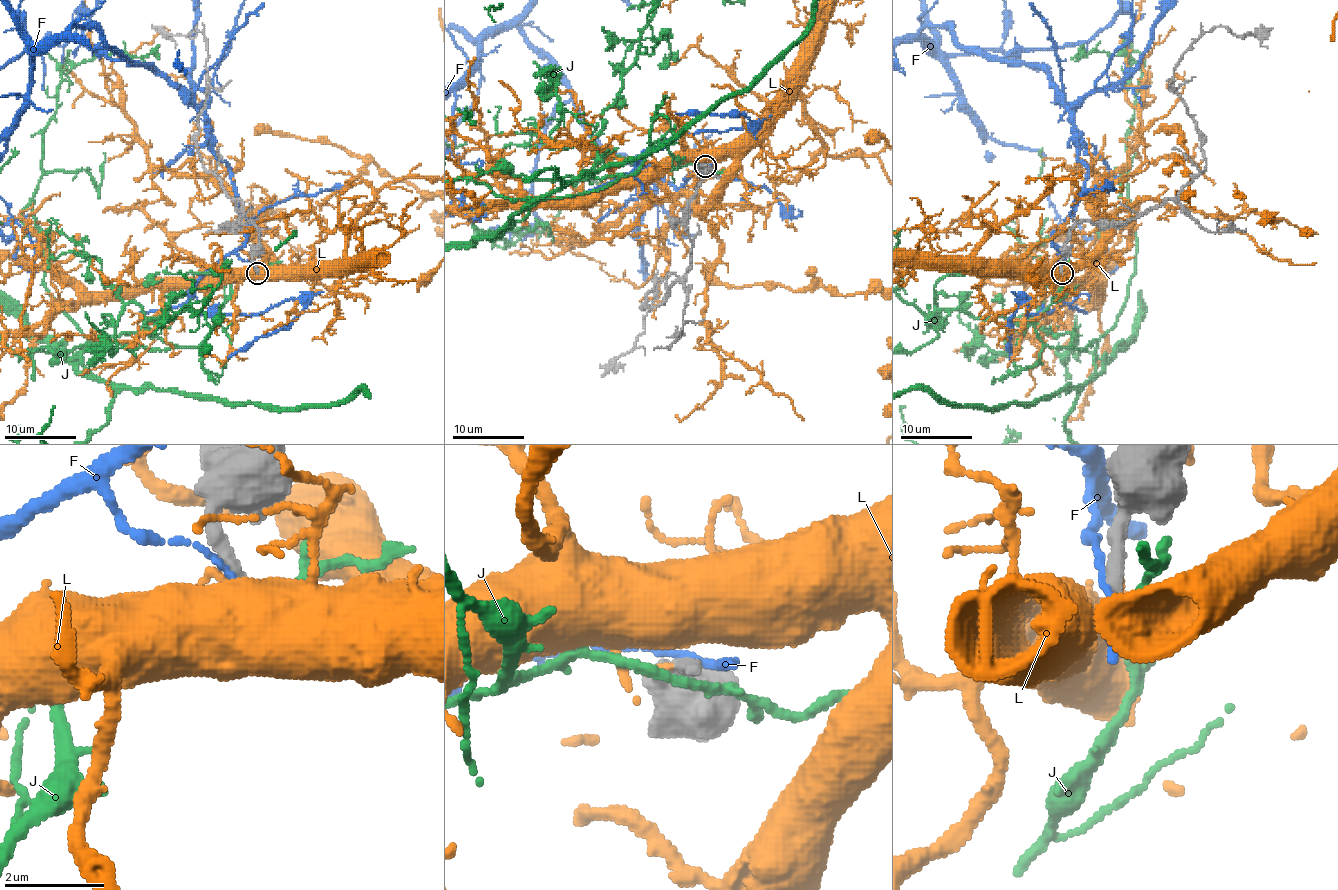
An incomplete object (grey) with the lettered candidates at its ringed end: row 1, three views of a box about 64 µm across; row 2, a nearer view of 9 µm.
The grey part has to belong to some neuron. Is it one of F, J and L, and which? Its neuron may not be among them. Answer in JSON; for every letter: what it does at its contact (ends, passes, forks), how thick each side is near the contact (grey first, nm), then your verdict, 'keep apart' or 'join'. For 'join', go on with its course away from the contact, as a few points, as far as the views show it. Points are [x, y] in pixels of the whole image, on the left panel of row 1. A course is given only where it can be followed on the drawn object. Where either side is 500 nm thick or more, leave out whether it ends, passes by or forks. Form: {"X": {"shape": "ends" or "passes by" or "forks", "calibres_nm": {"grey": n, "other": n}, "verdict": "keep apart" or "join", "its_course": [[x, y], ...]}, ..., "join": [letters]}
{"F": {"shape": "passes by", "calibres_nm": {"grey": 400, "other": 100}, "verdict": "keep apart"}, "J": {"shape": "passes by", "calibres_nm": {"grey": 300, "other": 200}, "verdict": "keep apart"}, "L": {"shape": "ends", "calibres_nm": {"grey": 440, "other": 130}, "verdict": "keep apart"}, "join": []}

